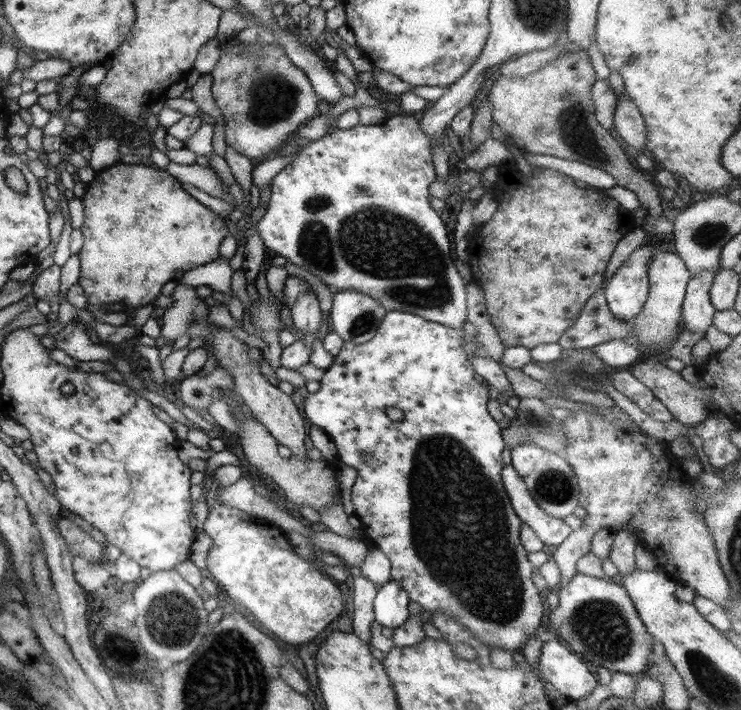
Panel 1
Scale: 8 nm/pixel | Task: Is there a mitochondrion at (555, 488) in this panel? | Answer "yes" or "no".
yes

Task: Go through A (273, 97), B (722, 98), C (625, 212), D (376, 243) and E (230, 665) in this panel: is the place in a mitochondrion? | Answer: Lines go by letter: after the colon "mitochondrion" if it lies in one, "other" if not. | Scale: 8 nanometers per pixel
A: mitochondrion
B: other
C: other
D: mitochondrion
E: mitochondrion

